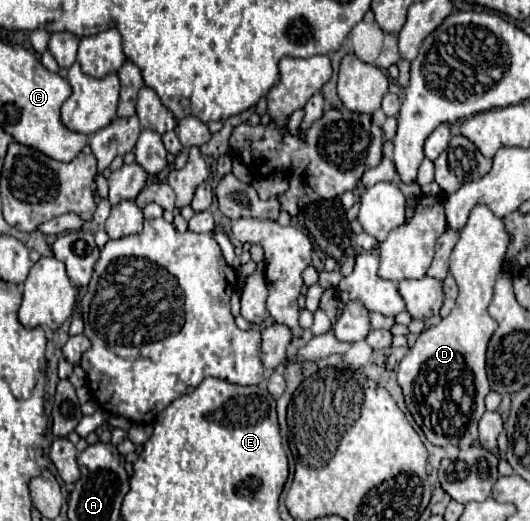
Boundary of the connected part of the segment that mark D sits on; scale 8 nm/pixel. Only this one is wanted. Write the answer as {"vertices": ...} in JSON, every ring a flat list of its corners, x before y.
{"vertices":[[478,203,470,211,466,225,460,229,460,239,450,255,450,273,460,289,456,305,436,327,420,333,414,347,400,363,398,383,408,411,434,445,464,447,478,439,478,421,486,411,484,397,490,393,486,377,486,347,498,327,488,313,488,305,508,245,510,233,506,231,504,219]]}

